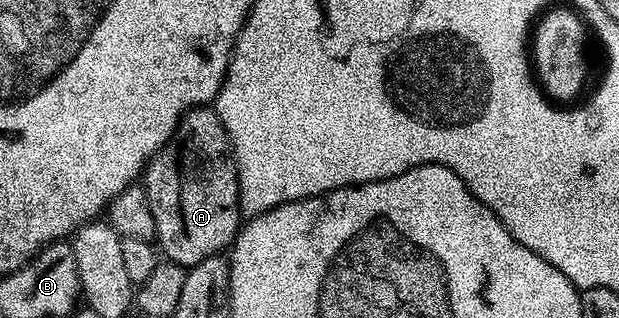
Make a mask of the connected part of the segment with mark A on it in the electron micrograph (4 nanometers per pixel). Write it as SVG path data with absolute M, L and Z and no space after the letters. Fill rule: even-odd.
M210 106L194 107L184 114L171 140L151 156L141 186L149 197L149 209L153 209L158 250L170 262L180 263L182 267L190 269L209 257L226 252L235 242L241 226L235 156L231 154L231 142L223 122Z

